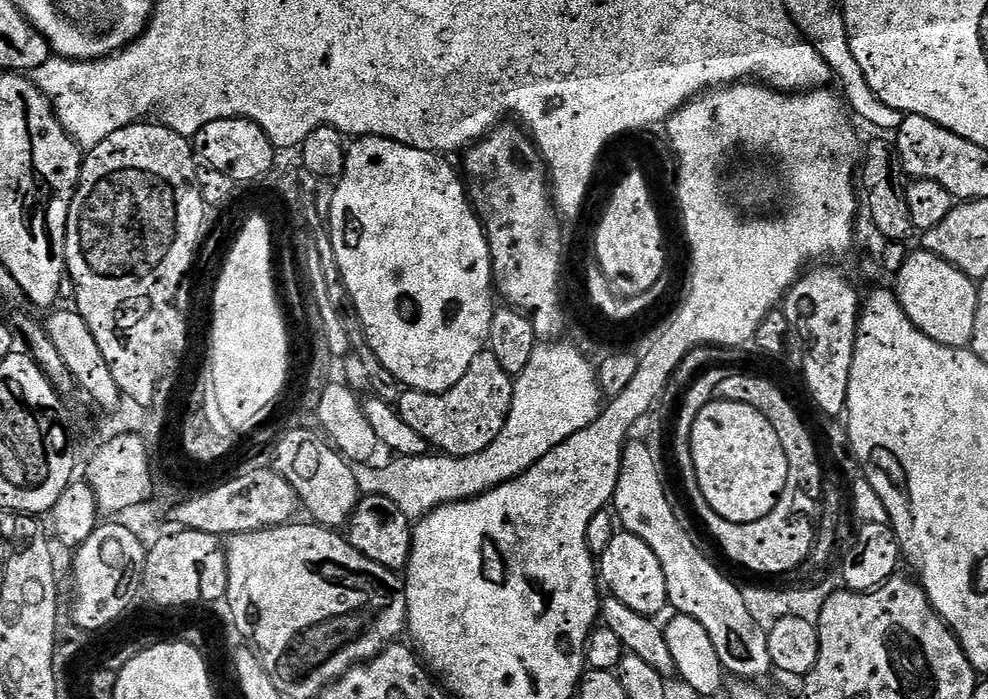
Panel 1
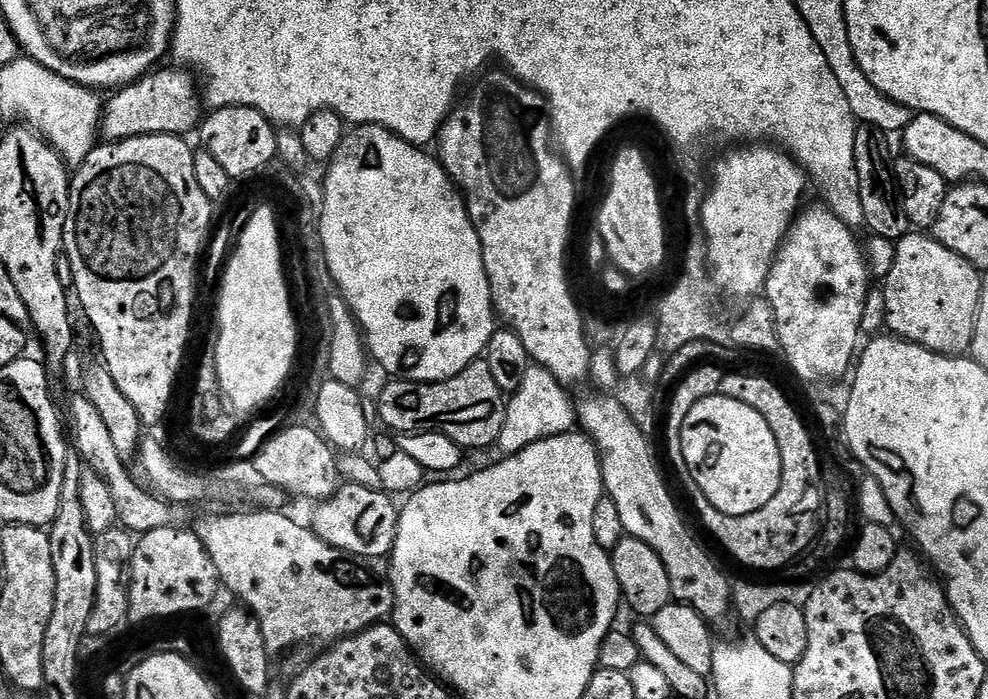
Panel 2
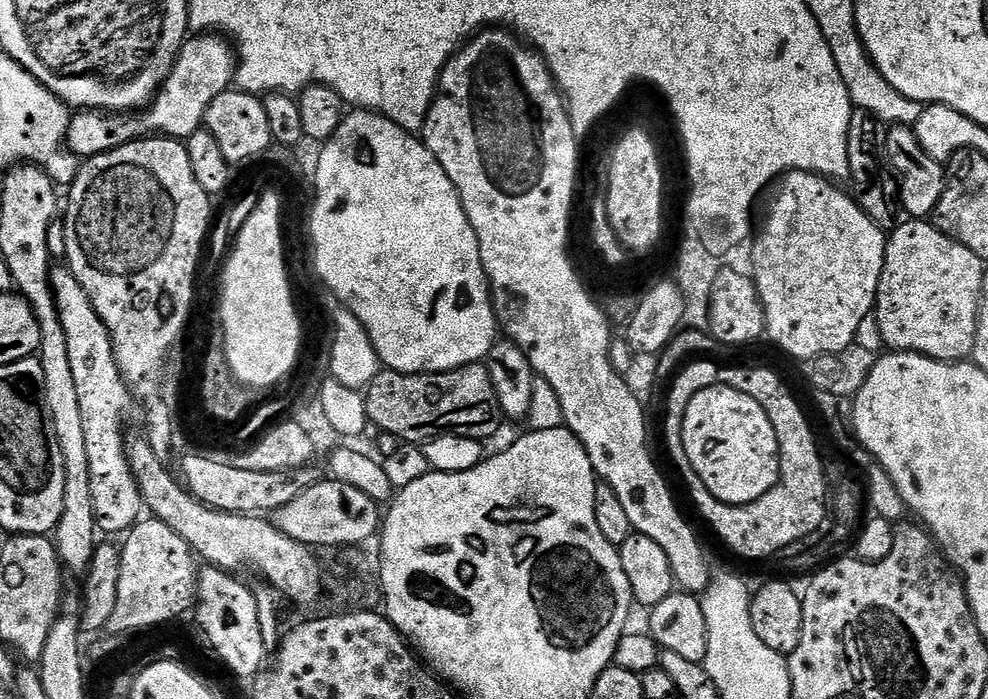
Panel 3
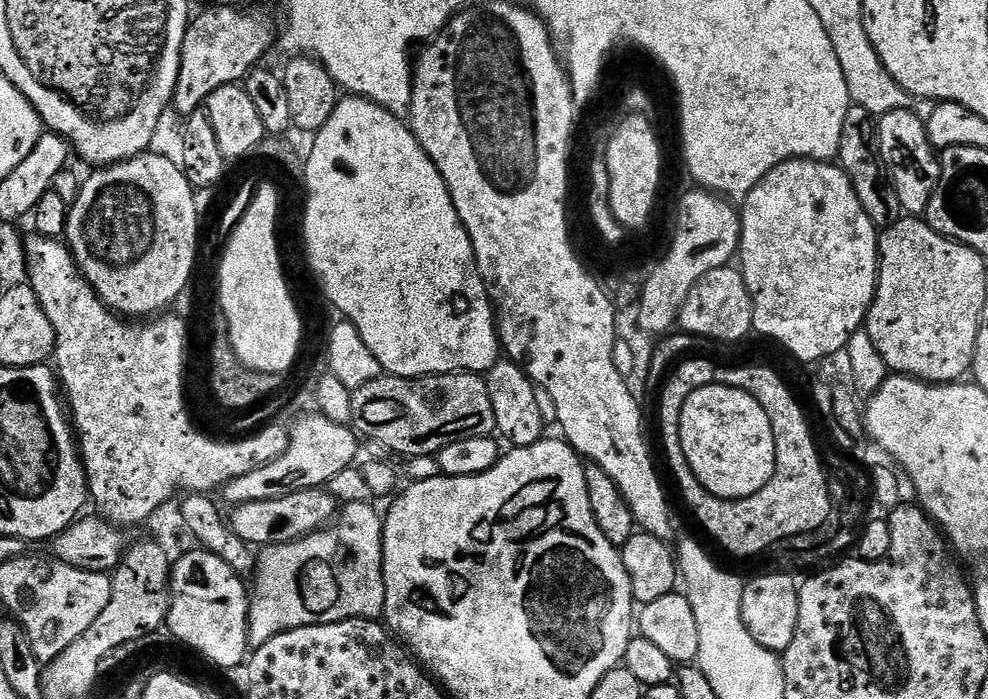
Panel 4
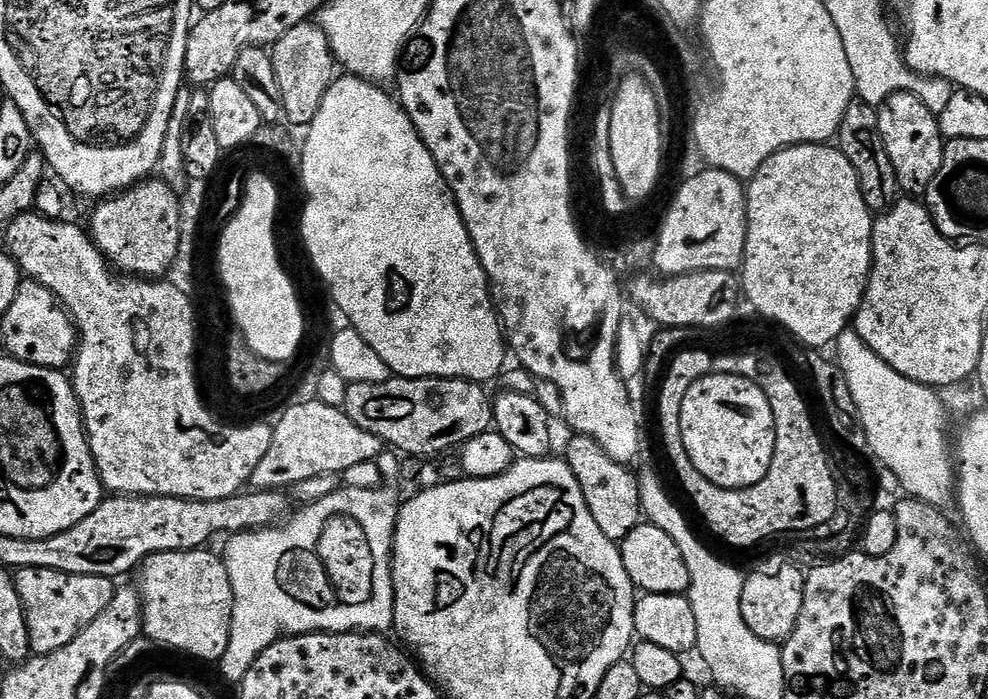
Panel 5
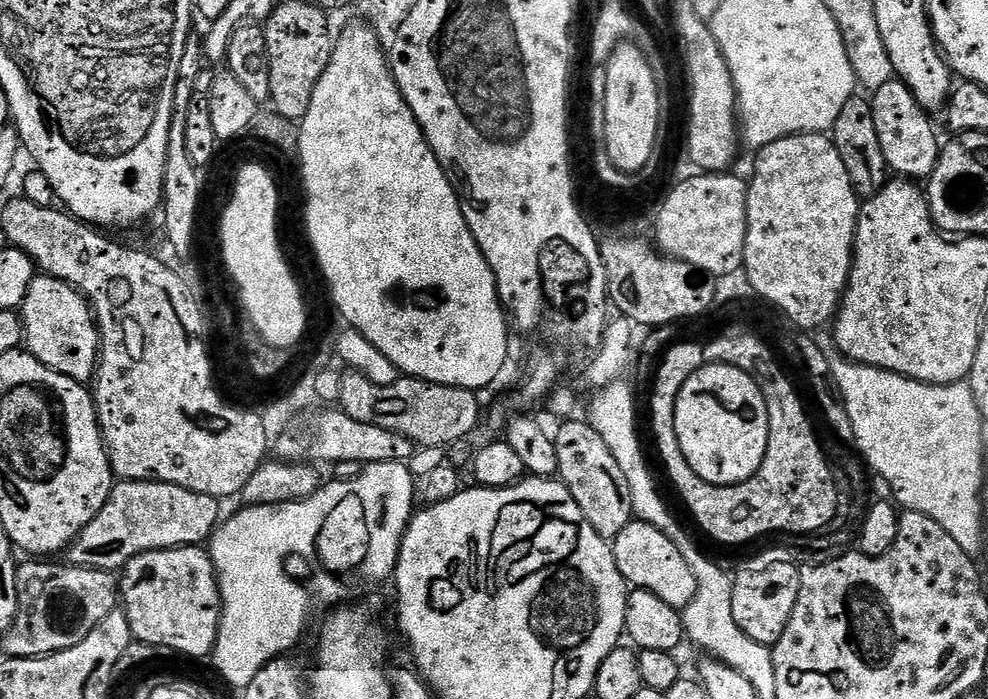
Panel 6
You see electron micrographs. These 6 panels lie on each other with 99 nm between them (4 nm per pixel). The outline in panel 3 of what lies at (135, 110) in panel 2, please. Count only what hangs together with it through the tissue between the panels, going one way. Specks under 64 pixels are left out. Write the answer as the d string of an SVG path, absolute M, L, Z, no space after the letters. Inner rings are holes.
M196 34L185 39L176 55L172 73L164 79L163 86L147 108L131 114L109 114L99 110L77 111L68 128L67 151L72 151L79 158L91 158L153 134L186 142L190 134L204 127L210 102L214 102L218 94L233 87L237 63L233 45L219 34Z

